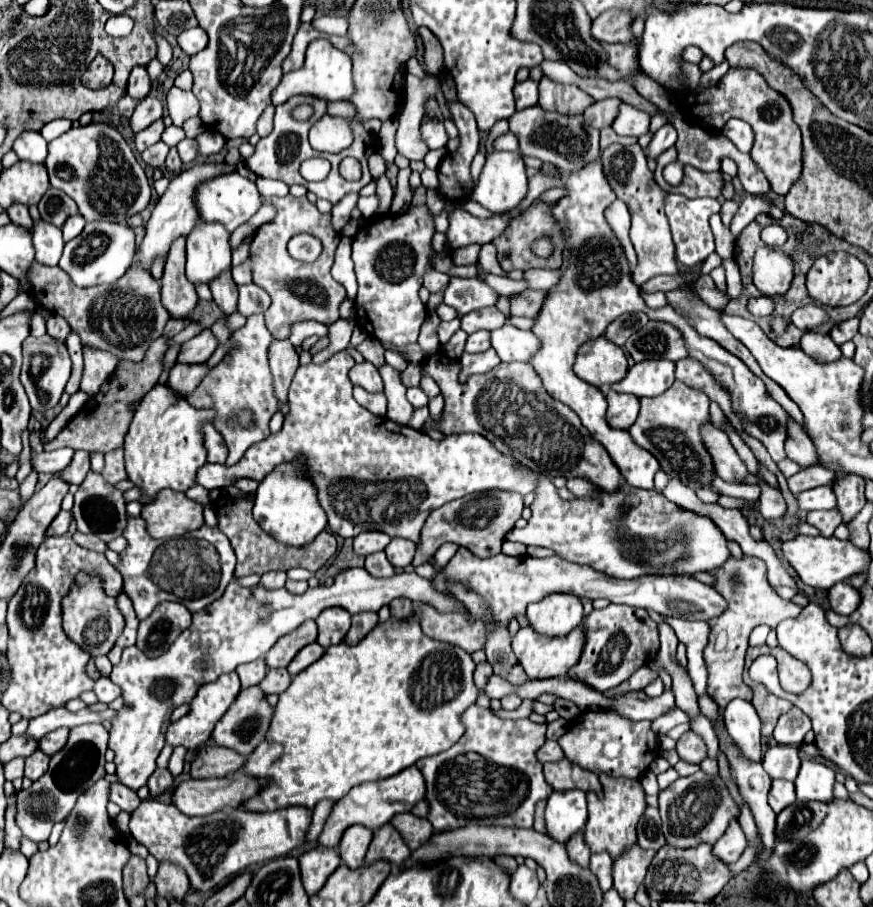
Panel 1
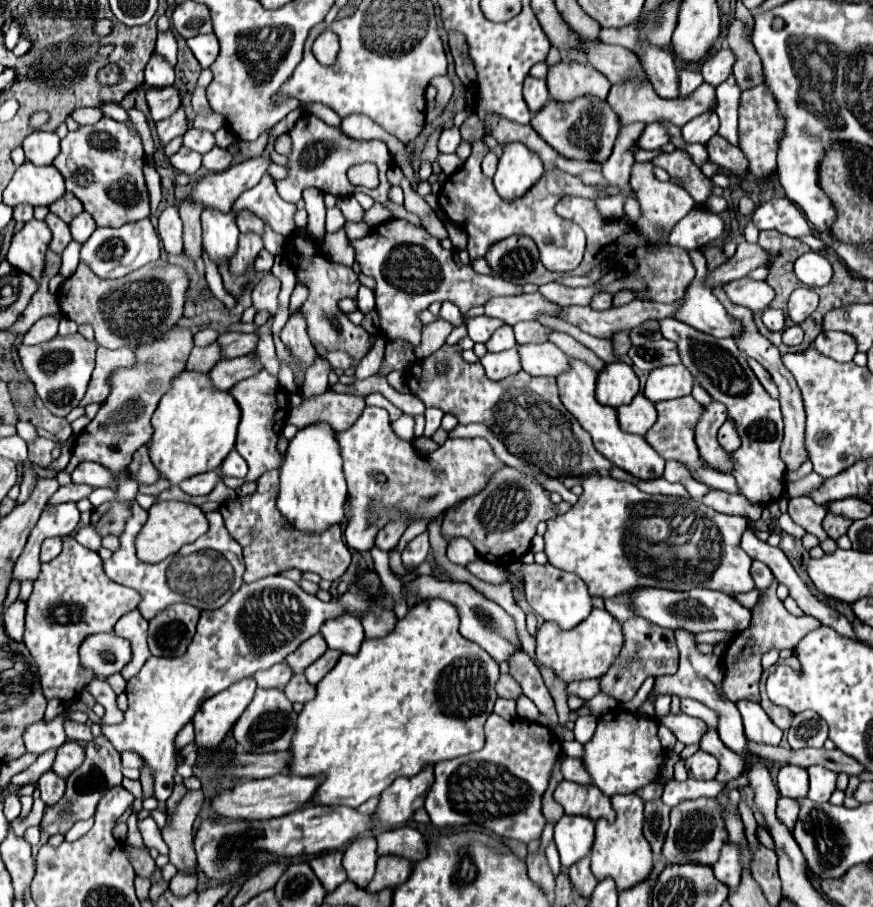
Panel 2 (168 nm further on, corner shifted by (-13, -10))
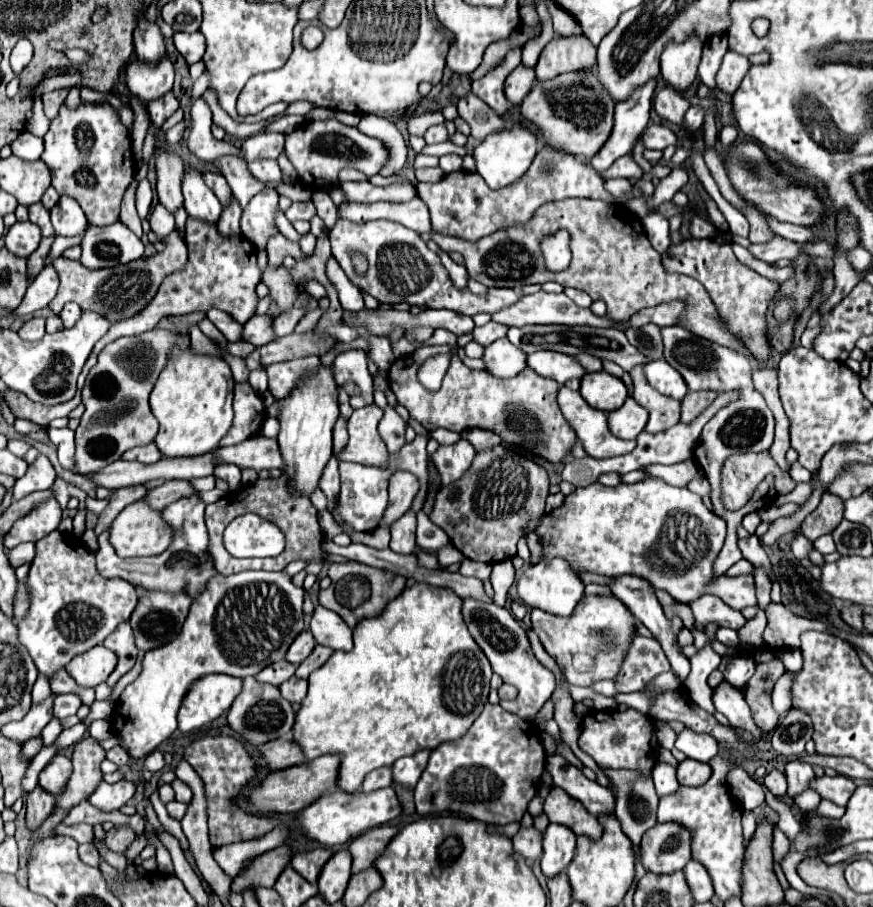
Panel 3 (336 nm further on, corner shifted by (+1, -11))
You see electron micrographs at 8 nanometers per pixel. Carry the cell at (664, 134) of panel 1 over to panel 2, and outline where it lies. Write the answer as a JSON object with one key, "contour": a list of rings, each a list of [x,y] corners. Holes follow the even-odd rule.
{"contour":[[[704,112],[700,116],[696,116],[692,122],[688,122],[684,128],[682,128],[682,138],[684,138],[684,144],[706,144],[720,128],[720,120],[716,116],[716,112]]]}

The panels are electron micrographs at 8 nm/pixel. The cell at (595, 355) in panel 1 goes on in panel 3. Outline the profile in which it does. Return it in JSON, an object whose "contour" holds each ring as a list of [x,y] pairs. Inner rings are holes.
{"contour":[[[606,371],[586,373],[580,383],[580,395],[584,397],[586,403],[590,403],[590,407],[600,409],[604,413],[622,407],[622,403],[628,397],[624,383]]]}

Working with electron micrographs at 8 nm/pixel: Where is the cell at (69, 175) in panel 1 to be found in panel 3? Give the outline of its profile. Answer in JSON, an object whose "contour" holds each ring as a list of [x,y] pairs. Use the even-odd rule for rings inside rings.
{"contour":[[[64,103],[58,115],[50,121],[50,129],[44,135],[44,153],[42,161],[46,161],[52,171],[52,187],[60,195],[68,195],[76,199],[92,225],[110,225],[118,221],[120,201],[126,187],[132,183],[132,143],[128,127],[122,125],[118,111],[110,103],[82,103],[76,109],[68,109]]]}

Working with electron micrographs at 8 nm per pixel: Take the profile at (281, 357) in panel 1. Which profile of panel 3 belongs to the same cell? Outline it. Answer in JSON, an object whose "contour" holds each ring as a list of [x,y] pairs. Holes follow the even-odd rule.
{"contour":[[[268,265],[264,269],[264,283],[270,287],[270,297],[272,301],[276,303],[278,307],[278,313],[286,313],[294,301],[296,301],[296,295],[298,295],[298,285],[294,283],[292,275],[286,271],[284,265],[278,265],[278,267],[272,267]]]}

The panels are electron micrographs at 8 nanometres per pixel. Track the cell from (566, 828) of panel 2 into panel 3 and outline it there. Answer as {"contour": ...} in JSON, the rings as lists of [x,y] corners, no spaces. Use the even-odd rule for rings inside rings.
{"contour":[[[550,823],[544,833],[544,857],[542,857],[542,873],[546,877],[554,877],[562,873],[576,853],[576,835],[564,827]]]}

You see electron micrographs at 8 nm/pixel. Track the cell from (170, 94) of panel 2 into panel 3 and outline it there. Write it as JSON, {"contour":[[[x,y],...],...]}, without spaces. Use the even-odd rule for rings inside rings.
{"contour":[[[168,53],[158,63],[142,63],[136,55],[126,65],[126,85],[130,93],[138,95],[144,101],[162,97],[164,91],[172,89],[174,83],[174,65],[170,63]]]}

